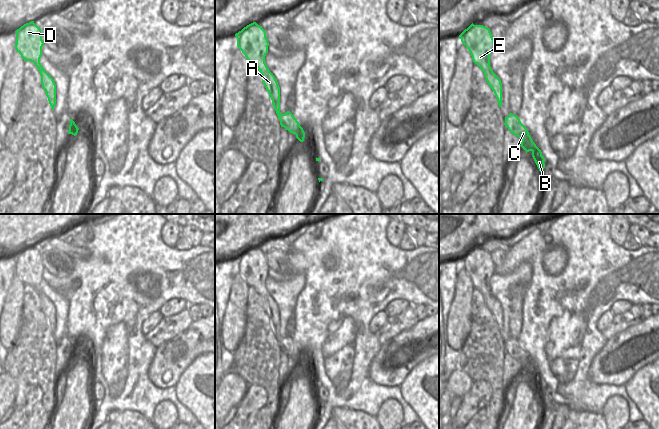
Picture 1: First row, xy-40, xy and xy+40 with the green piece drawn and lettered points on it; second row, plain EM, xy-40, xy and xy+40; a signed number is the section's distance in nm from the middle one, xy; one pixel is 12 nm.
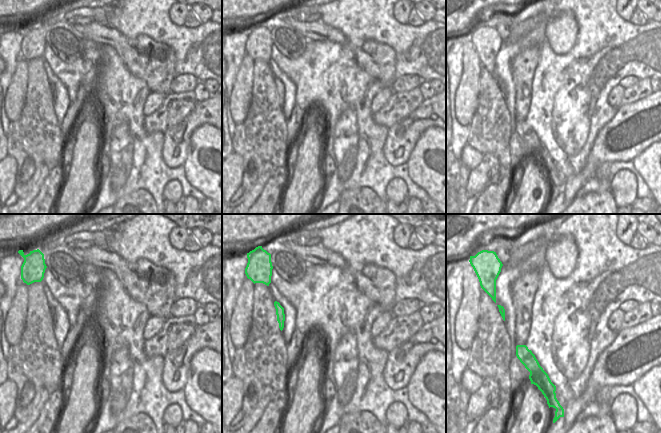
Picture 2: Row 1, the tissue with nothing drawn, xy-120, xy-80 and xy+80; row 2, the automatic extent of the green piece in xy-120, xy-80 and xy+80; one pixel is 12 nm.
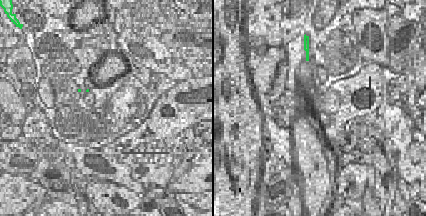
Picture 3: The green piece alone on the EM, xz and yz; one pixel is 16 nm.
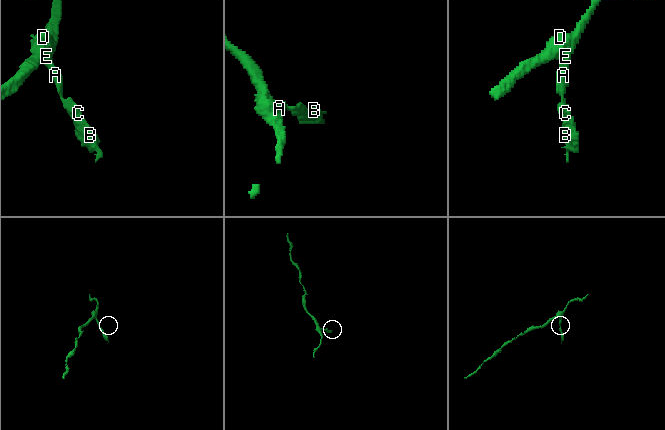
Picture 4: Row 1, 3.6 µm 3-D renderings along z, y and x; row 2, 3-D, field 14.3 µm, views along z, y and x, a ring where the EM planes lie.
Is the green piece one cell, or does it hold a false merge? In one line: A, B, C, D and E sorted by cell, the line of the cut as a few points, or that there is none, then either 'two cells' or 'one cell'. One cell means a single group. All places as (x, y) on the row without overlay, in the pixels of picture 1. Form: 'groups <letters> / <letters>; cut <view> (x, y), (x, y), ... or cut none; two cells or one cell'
groups A B C D E; cut none; one cell

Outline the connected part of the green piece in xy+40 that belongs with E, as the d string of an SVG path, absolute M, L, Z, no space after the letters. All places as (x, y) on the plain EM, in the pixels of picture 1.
M473 247L459 259L461 266L469 274L472 284L484 296L485 303L493 314L499 331L502 330L502 307L490 290L490 279L495 273L495 265L490 253Z

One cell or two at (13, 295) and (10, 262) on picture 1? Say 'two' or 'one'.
two

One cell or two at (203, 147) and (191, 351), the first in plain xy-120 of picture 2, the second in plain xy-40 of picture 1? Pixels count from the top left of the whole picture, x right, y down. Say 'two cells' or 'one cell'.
two cells

